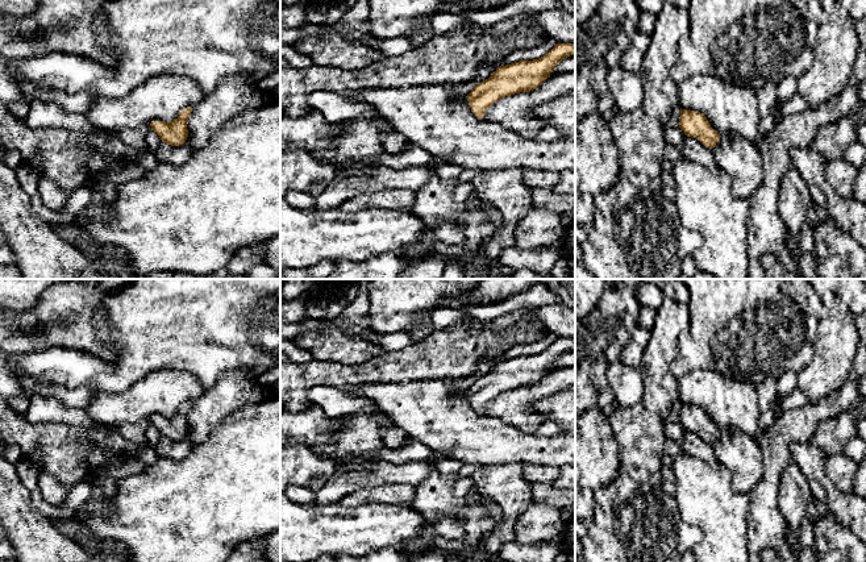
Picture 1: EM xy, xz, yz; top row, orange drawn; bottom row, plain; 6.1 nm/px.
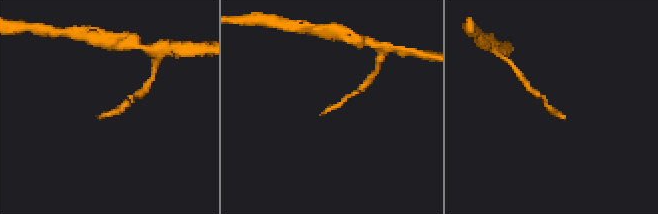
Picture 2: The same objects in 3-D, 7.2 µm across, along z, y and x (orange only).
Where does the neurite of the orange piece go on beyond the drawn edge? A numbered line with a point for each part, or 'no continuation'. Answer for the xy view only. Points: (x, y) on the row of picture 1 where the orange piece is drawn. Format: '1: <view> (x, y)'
no continuation

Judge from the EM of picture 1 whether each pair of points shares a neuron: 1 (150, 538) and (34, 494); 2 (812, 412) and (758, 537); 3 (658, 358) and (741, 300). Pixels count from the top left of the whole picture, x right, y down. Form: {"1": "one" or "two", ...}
{"1": "two", "2": "one", "3": "two"}

